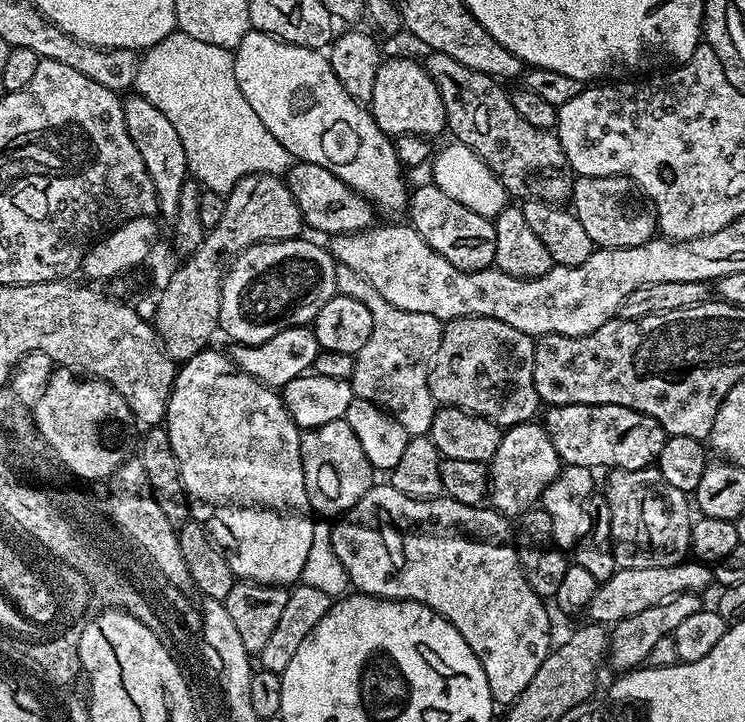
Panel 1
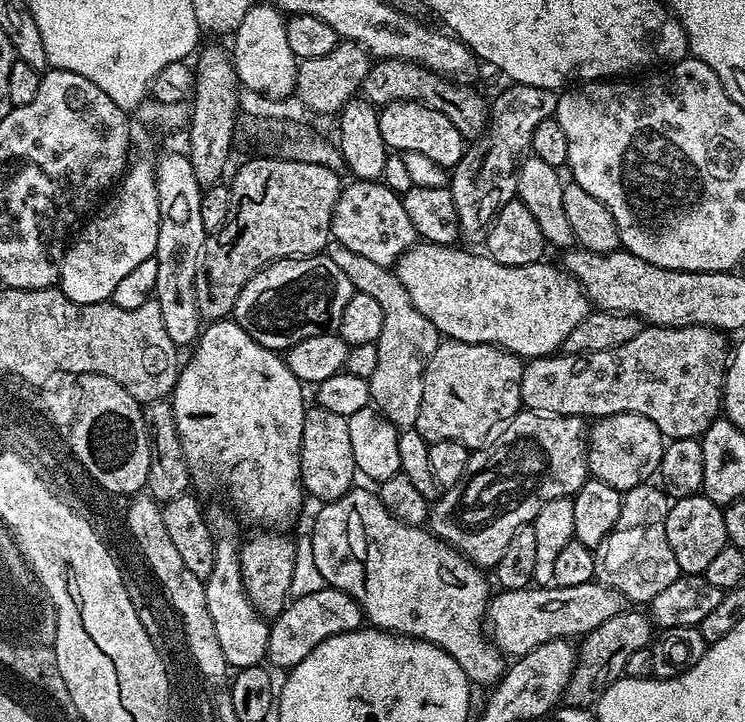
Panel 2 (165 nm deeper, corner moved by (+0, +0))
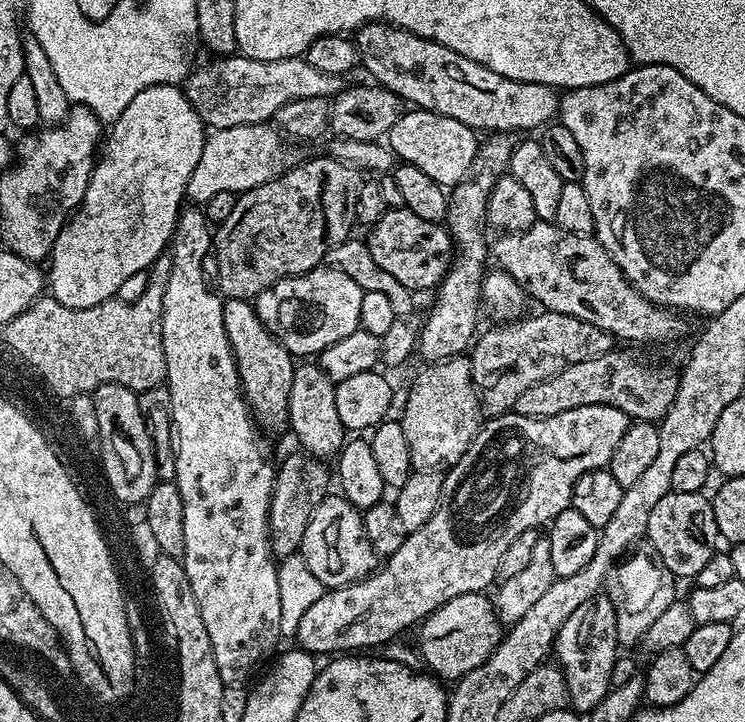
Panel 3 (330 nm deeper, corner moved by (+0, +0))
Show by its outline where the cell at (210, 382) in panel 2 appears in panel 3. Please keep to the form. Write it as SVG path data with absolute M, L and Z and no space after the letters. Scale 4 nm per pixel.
M224 300L222 322L226 326L226 338L236 359L236 369L244 389L244 398L261 429L276 432L288 424L290 382L294 378L294 357L262 326L255 303L247 300Z

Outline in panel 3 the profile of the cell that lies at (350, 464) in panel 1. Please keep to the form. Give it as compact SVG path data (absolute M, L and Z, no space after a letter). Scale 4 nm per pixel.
M300 362L295 365L294 378L290 382L288 424L300 443L297 445L309 456L335 457L346 443L346 429L338 418L335 390L336 384L320 369L319 363Z

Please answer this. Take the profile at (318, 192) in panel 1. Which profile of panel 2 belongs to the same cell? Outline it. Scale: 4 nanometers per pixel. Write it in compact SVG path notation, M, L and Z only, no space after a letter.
M353 179L351 183L340 189L332 215L331 239L354 250L354 254L362 254L362 258L371 258L385 266L395 265L401 254L418 240L403 199L383 182Z

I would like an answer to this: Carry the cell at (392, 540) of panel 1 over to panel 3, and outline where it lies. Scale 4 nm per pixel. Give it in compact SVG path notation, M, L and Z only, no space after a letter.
M325 495L324 501L314 510L314 518L306 526L306 534L300 543L299 555L310 566L314 578L325 589L340 588L371 576L378 567L376 551L370 546L370 538L364 529L361 509L356 508L343 495Z

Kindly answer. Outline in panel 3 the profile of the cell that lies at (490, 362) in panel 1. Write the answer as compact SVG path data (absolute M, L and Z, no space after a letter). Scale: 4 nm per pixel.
M467 355L455 356L449 360L443 360L437 364L429 364L421 367L421 372L417 374L412 380L412 389L408 392L408 397L404 400L404 413L398 416L402 430L406 434L406 446L410 446L410 462L412 463L413 469L416 470L444 470L453 464L457 464L461 458L466 454L466 450L472 445L473 438L480 432L482 427L482 405L480 397L472 381L472 362Z

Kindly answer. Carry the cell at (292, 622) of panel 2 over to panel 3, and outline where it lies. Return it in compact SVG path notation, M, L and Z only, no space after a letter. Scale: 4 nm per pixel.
M595 404L594 406L574 406L574 410L562 410L562 414L554 414L553 416L539 416L538 418L530 418L518 414L515 410L505 412L502 416L493 416L481 427L480 432L472 440L472 445L466 450L466 454L457 462L447 469L444 476L444 493L440 499L438 510L434 510L434 514L430 518L430 522L426 522L426 526L422 526L418 530L407 533L404 538L404 544L398 546L398 550L394 550L392 556L387 557L377 567L371 576L365 576L362 580L357 580L354 584L343 584L340 588L330 588L321 591L316 601L309 603L305 607L302 614L302 622L298 622L298 630L296 631L294 640L304 651L313 654L321 654L320 652L332 652L328 654L356 654L361 650L376 650L379 644L388 644L395 638L399 632L404 632L407 628L415 629L424 619L441 608L446 602L450 602L450 598L458 598L458 594L470 594L471 592L484 592L491 589L497 583L498 562L502 562L502 554L510 546L510 542L514 542L514 538L518 538L518 534L526 534L526 530L535 528L543 529L545 526L551 525L552 519L558 514L562 514L562 510L570 507L572 502L572 491L574 490L574 482L578 482L578 478L582 478L582 474L593 472L599 468L607 468L610 458L614 454L614 449L618 447L618 442L622 438L622 434L626 434L630 423L630 417L622 410L618 410L614 406L606 406L605 404Z

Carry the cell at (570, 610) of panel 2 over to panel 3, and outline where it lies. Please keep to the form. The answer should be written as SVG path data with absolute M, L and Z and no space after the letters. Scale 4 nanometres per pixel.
M484 592L458 594L458 598L450 598L450 602L436 609L419 625L423 667L441 681L456 682L470 670L482 666L482 662L486 662L486 658L490 658L492 651L500 644L502 620L495 603L486 597Z

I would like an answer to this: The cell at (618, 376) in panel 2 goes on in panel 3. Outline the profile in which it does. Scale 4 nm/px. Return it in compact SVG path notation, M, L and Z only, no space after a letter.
M613 350L602 354L602 358L578 362L578 366L570 366L546 378L538 382L538 386L530 386L530 390L519 396L514 410L523 416L538 418L562 414L562 410L574 410L574 406L605 404L622 410L633 421L659 422L670 410L679 385L680 378L675 371L639 364L630 353Z

